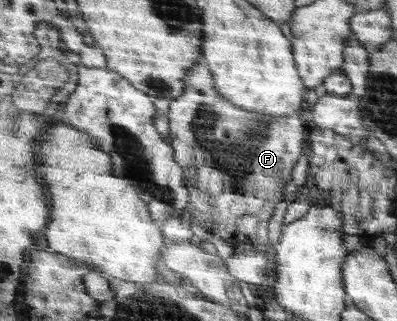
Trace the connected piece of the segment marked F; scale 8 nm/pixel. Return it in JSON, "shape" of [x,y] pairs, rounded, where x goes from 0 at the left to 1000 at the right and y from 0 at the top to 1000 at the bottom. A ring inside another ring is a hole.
{"shape":[[[509,184],[486,212],[476,212],[471,237],[466,237],[466,287],[458,299],[428,315],[428,346],[423,364],[428,371],[428,399],[438,464],[443,474],[443,502],[461,517],[469,533],[469,579],[476,583],[481,617],[474,642],[479,676],[484,676],[496,698],[524,717],[539,732],[554,735],[569,751],[584,754],[592,769],[610,769],[612,760],[678,760],[678,692],[683,679],[693,673],[693,654],[698,654],[698,636],[708,636],[718,623],[718,579],[738,561],[738,530],[748,517],[748,505],[758,498],[758,486],[768,467],[776,467],[773,421],[783,402],[783,389],[763,377],[763,368],[753,355],[738,355],[738,361],[723,361],[723,368],[693,368],[693,361],[657,361],[657,355],[642,355],[642,349],[627,349],[627,343],[612,343],[612,336],[597,336],[587,318],[567,312],[557,283],[549,280],[549,262],[542,262],[542,231],[531,224],[526,199]]]}

